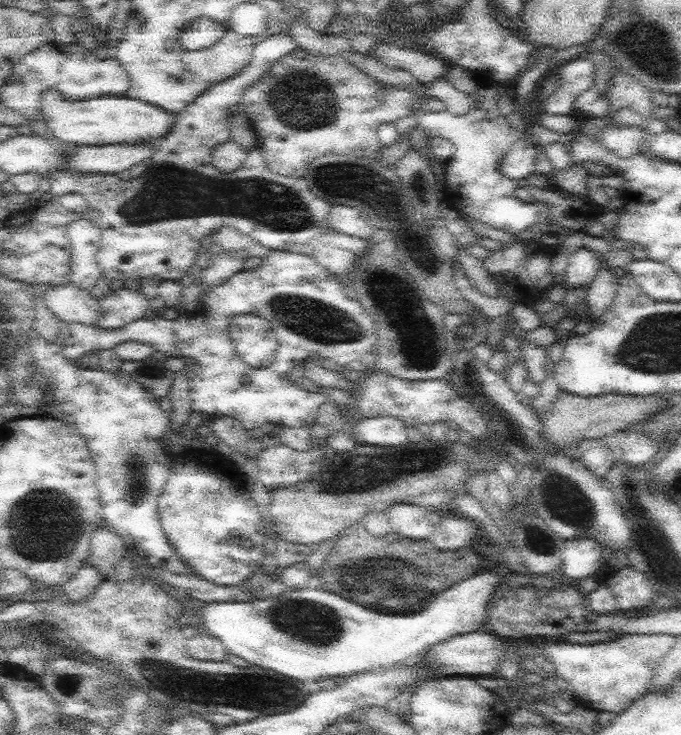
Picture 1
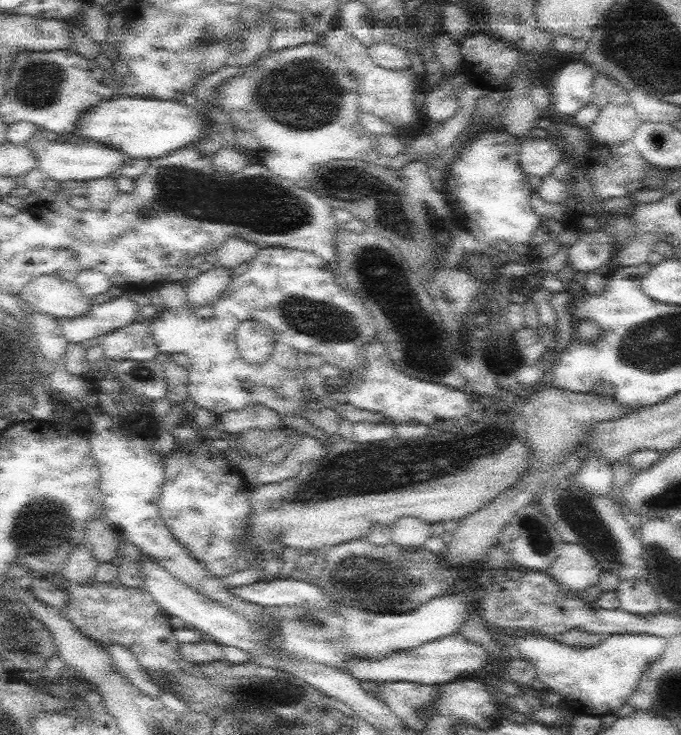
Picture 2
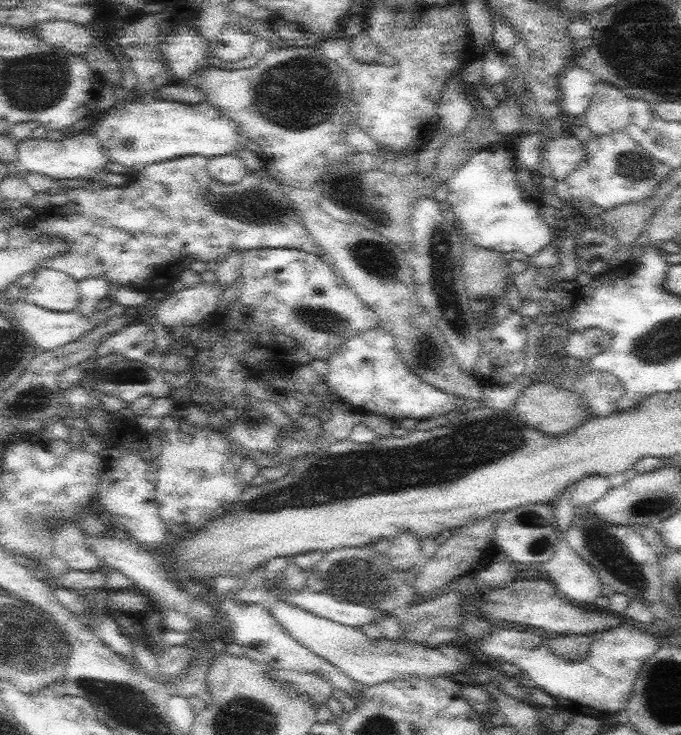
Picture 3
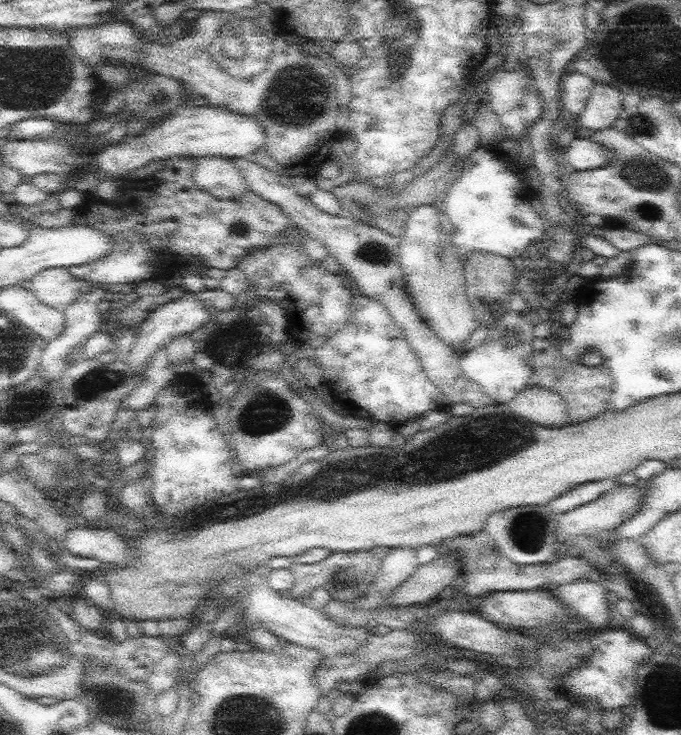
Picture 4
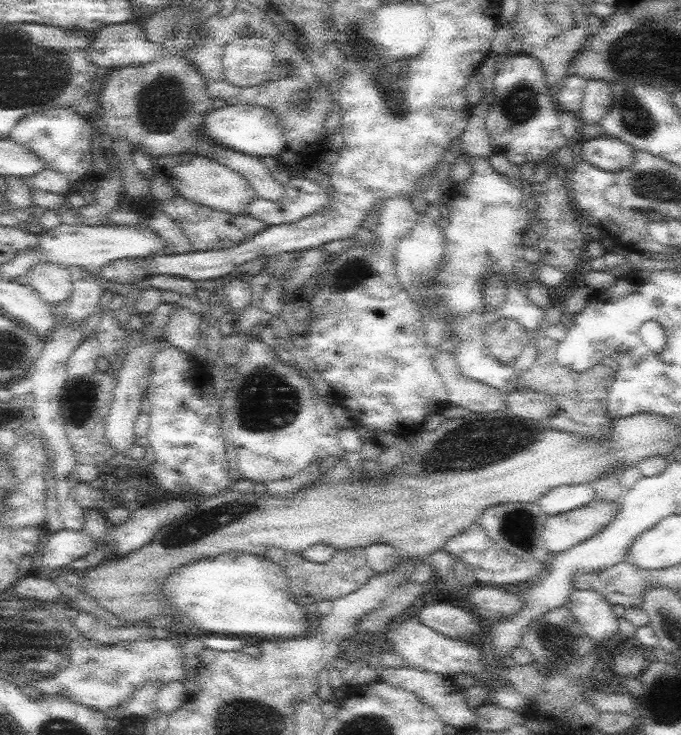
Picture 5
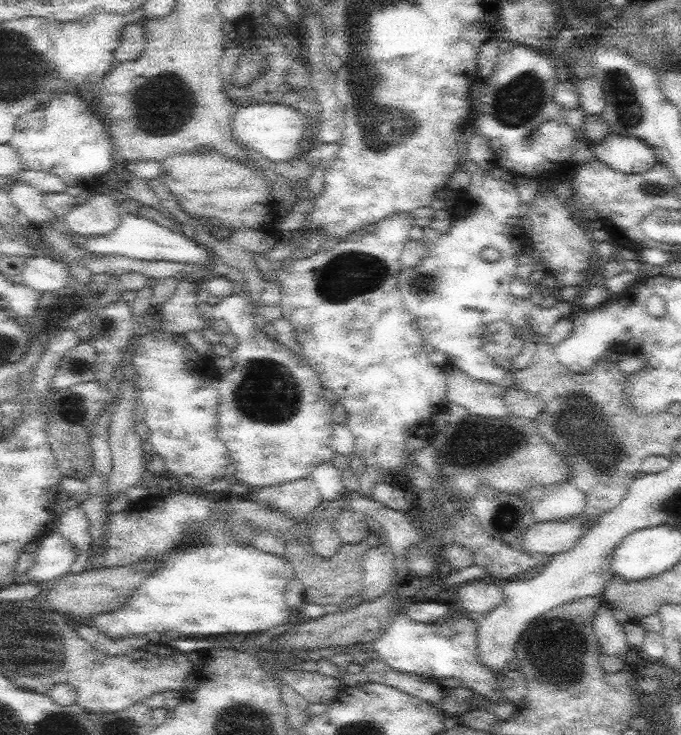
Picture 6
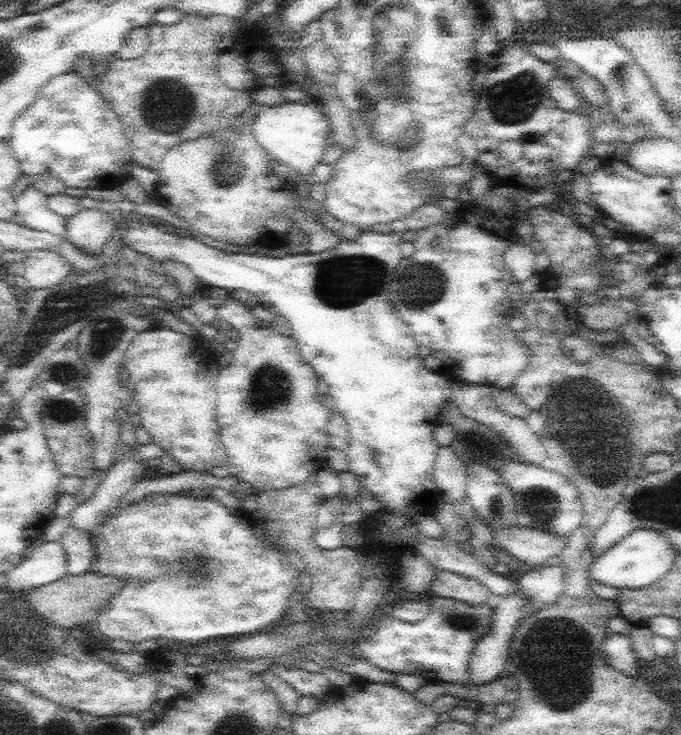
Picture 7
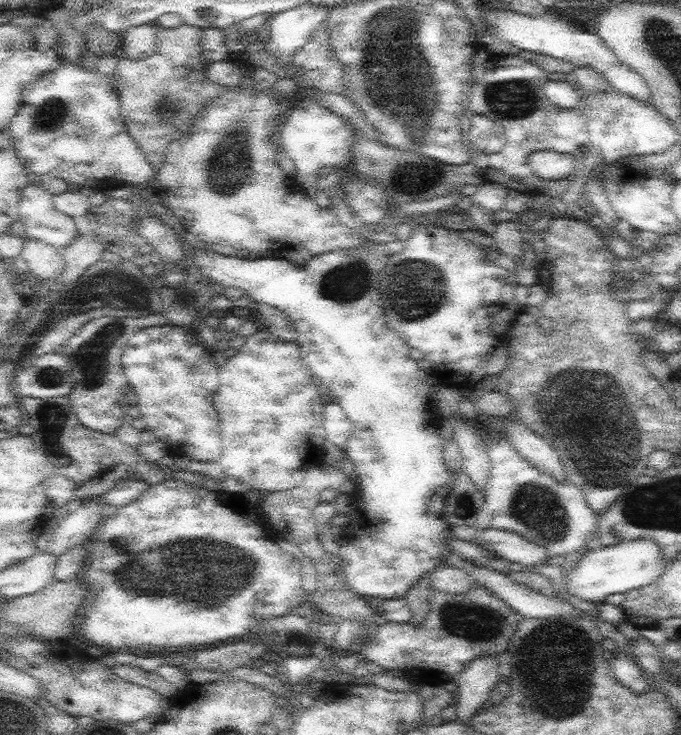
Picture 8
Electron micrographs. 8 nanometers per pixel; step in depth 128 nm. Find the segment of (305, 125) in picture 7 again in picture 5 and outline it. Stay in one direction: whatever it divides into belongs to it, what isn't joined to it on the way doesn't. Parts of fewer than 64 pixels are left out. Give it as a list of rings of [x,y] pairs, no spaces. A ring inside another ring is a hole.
[[[250,104],[226,105],[210,111],[203,120],[203,134],[224,148],[256,157],[278,157],[287,147],[281,120],[269,108]]]

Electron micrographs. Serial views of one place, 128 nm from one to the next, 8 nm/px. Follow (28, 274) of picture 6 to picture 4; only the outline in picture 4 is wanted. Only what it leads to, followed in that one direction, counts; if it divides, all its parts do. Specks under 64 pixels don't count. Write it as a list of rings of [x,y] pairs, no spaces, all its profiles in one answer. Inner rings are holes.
[[[68,267],[47,268],[31,280],[36,298],[48,306],[64,309],[79,296],[79,280]]]

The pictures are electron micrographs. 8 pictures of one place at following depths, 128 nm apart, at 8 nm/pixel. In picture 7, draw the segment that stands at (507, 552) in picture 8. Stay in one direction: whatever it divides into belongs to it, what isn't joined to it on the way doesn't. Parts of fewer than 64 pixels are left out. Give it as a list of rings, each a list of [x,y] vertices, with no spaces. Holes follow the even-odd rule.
[[[519,526],[500,529],[493,532],[493,536],[494,544],[508,551],[518,562],[533,568],[544,566],[549,558],[560,555],[569,542],[564,536],[546,530]]]

